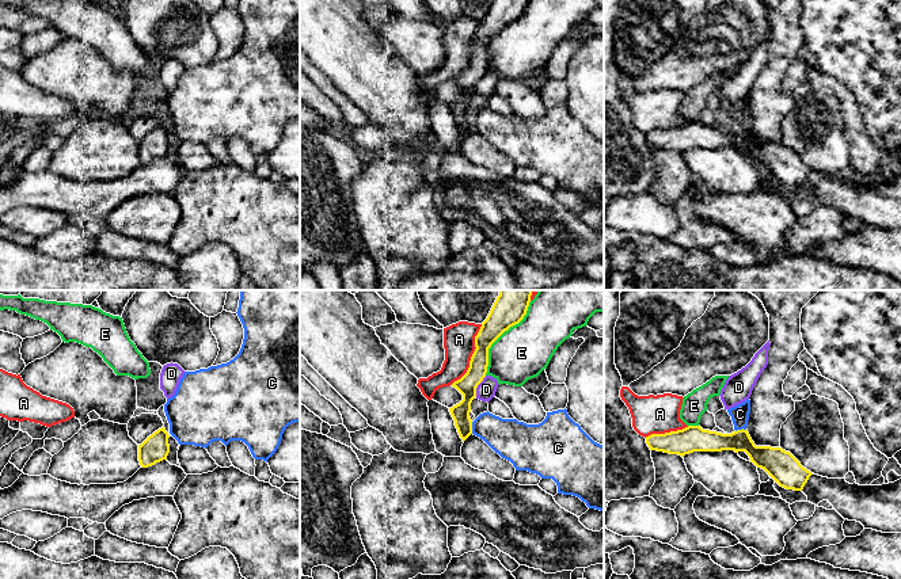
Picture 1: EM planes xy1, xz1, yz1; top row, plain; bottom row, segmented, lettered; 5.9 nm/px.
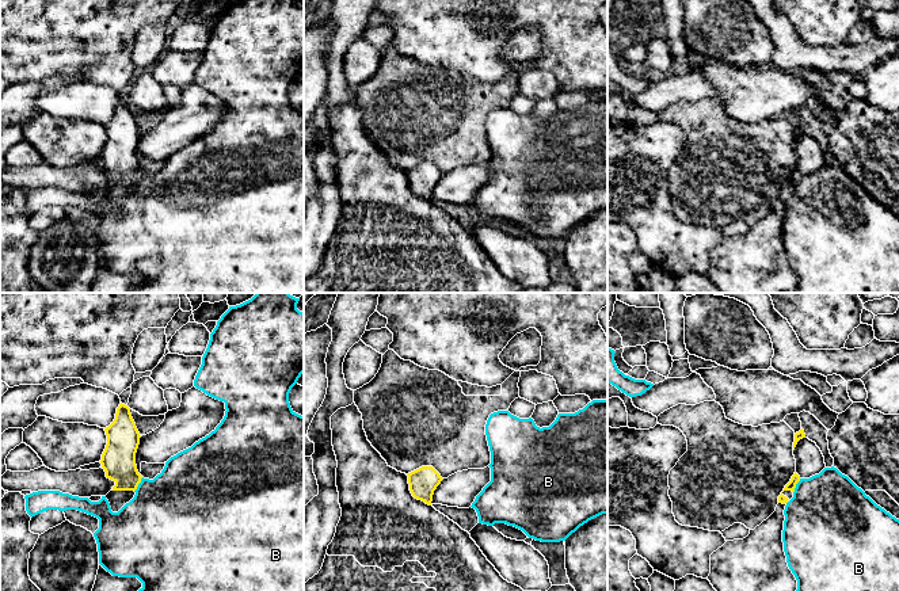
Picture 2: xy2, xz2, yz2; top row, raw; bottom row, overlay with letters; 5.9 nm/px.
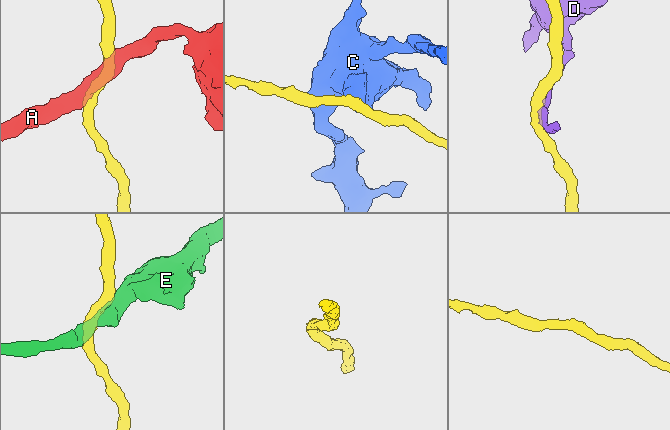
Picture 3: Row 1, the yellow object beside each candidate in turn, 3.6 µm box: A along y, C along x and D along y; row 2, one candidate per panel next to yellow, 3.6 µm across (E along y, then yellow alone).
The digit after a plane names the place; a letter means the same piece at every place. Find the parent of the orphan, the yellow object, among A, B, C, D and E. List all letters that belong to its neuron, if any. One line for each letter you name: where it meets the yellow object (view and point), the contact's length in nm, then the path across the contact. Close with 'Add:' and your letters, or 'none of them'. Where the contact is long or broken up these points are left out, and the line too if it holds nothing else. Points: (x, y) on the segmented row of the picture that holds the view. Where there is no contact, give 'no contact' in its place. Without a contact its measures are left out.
Add: none of them

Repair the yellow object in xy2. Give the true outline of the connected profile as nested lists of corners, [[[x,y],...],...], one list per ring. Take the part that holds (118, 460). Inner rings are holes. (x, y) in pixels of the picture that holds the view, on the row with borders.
[[[122,403],[117,408],[114,422],[104,431],[107,445],[100,464],[106,477],[115,483],[106,499],[111,511],[118,512],[134,497],[134,491],[142,478],[136,465],[136,453],[141,435],[132,417],[130,408]]]

